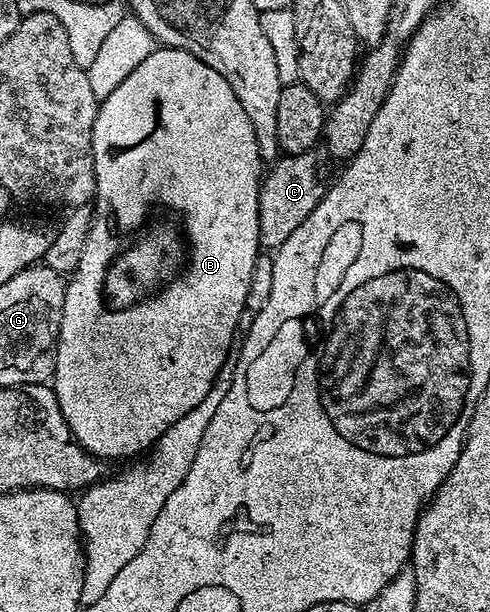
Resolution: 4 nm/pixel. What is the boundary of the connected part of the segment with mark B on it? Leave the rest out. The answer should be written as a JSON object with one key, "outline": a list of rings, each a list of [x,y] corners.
{"outline":[[[156,48],[150,56],[145,60],[141,60],[141,64],[137,64],[137,68],[133,68],[133,72],[129,72],[129,76],[125,76],[125,80],[121,80],[121,84],[117,84],[117,88],[113,88],[113,92],[109,92],[107,98],[100,101],[99,111],[93,120],[91,156],[93,158],[93,168],[95,169],[95,190],[93,193],[95,206],[93,205],[91,221],[87,227],[87,239],[81,252],[81,260],[77,264],[77,268],[66,279],[67,291],[65,292],[63,315],[59,321],[59,341],[55,343],[53,389],[57,404],[65,418],[65,424],[71,429],[71,434],[82,450],[86,450],[87,453],[100,460],[108,460],[107,458],[131,458],[134,454],[141,453],[142,450],[144,452],[150,451],[155,443],[159,441],[160,436],[170,426],[177,424],[177,420],[181,420],[181,416],[185,416],[185,412],[193,412],[193,408],[197,408],[197,404],[201,404],[201,400],[212,397],[213,390],[211,390],[211,385],[214,384],[215,377],[222,372],[223,365],[227,362],[227,349],[230,348],[231,341],[235,338],[235,325],[238,324],[239,317],[244,317],[245,314],[245,300],[247,299],[255,261],[261,256],[261,247],[258,240],[258,194],[261,181],[259,165],[261,165],[261,159],[257,148],[257,138],[253,136],[253,124],[249,124],[249,116],[245,116],[245,108],[239,102],[230,84],[217,71],[206,66],[195,54],[191,54],[187,50],[172,50],[170,48]]]}

